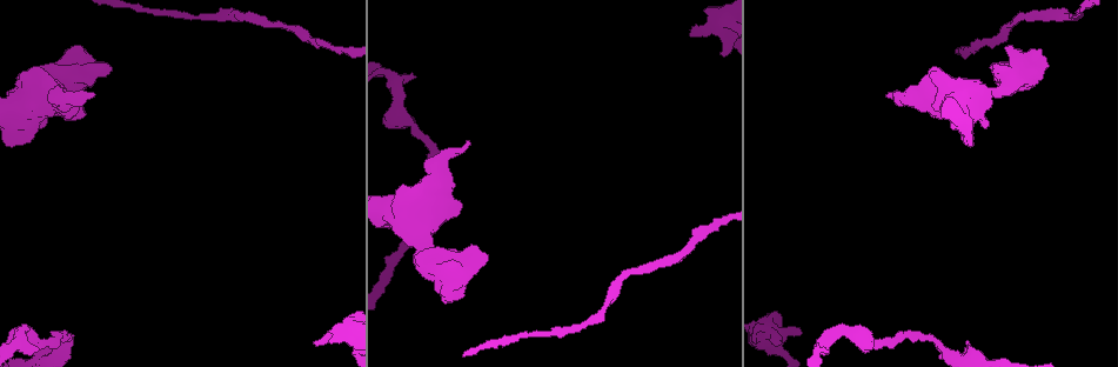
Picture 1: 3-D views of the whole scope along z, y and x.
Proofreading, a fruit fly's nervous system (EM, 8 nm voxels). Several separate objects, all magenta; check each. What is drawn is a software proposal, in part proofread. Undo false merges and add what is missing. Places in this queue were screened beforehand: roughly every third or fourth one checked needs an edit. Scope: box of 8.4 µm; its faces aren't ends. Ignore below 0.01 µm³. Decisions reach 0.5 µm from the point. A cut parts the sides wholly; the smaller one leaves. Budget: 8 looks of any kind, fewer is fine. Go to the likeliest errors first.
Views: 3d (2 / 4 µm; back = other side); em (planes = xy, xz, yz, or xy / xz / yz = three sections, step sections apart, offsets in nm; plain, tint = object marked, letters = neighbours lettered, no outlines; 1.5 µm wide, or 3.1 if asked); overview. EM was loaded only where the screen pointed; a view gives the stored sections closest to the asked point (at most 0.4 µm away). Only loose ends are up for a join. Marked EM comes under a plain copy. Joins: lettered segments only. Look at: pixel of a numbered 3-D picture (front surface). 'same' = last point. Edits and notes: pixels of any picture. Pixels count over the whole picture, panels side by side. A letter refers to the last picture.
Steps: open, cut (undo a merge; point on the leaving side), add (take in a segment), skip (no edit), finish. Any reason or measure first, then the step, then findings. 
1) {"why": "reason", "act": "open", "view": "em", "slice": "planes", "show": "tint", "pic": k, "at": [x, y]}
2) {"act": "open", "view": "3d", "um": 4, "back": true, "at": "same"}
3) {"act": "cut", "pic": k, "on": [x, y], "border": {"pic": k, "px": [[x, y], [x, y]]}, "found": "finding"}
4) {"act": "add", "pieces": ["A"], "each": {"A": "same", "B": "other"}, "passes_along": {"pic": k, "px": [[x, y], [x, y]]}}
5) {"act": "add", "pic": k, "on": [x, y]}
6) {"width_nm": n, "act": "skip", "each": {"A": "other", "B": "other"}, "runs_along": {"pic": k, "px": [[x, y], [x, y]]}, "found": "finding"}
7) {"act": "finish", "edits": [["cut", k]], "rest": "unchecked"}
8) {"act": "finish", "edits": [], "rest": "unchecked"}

{"why": "sudden change in width", "act": "open", "view": "em", "slice": "planes", "show": "letters", "pic": 1, "at": [897, 99]}

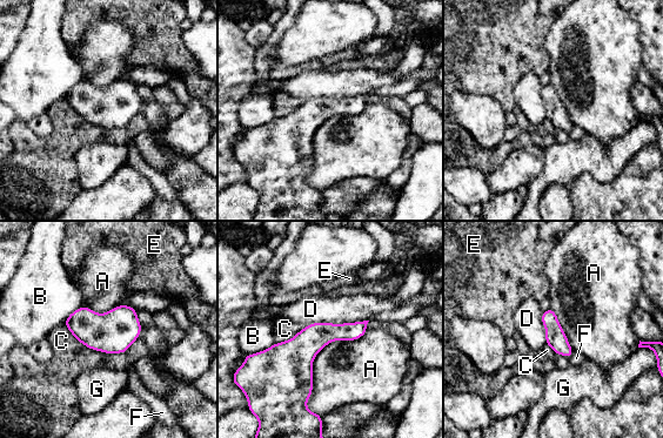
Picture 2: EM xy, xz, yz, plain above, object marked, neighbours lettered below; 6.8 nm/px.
{"act": "skip", "each": {"A": "other", "B": "other", "C": "other", "D": "other", "E": "other", "F": "other", "G": "other"}, "border": {"pic": 2, "px": [[367, 331], [314, 358], [309, 411]]}, "found": "one neuron here"}

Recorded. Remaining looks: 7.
{"why": "free end", "act": "open", "view": "em", "slice": "planes", "show": "letters", "pic": 1, "at": [692, 29]}

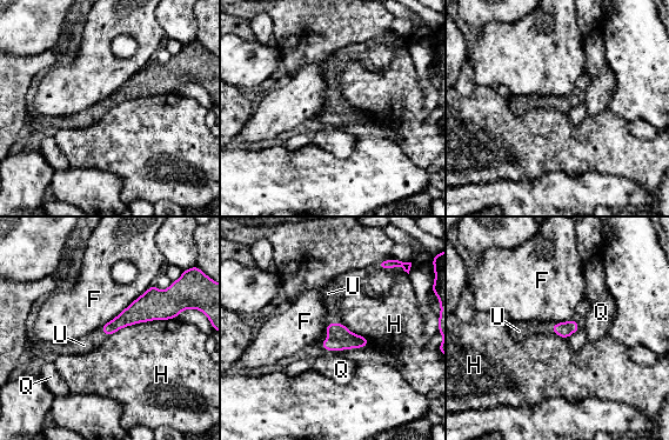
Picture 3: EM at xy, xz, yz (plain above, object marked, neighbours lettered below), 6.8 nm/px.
{"act": "add", "pieces": ["U"], "each": {"F": "other", "H": "other", "Q": "other", "U": "same"}, "found": "the neuron continues"}

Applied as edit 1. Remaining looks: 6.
{"why": "narrows sharply", "act": "open", "view": "3d", "um": 2, "pic": 1, "at": [270, 23]}

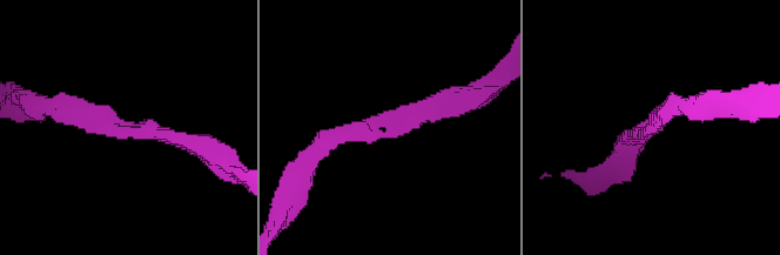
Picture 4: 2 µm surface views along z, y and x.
{"arm_widths_nm": [170, 200], "act": "open", "view": "em", "slice": "planes", "show": "tint", "pic": 4, "at": [119, 129]}

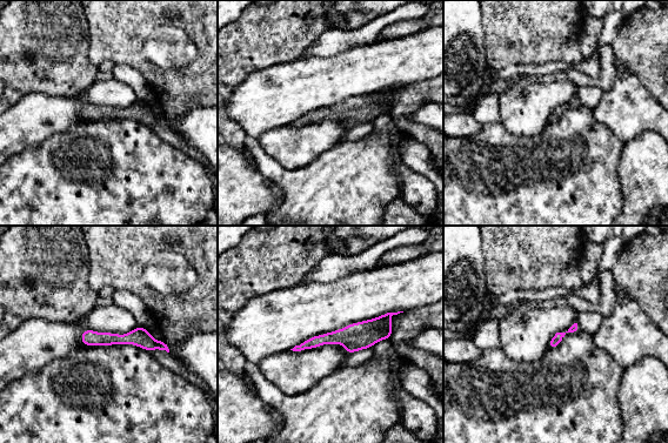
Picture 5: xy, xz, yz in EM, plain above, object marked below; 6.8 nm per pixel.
{"why": "what lies round it", "act": "open", "view": "em", "slice": "planes", "show": "letters", "at": "same"}

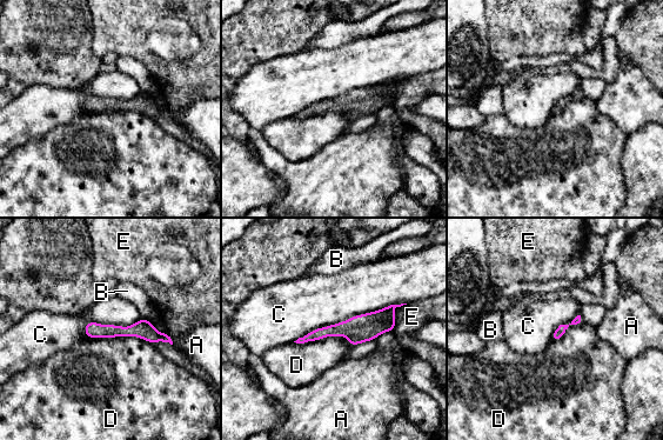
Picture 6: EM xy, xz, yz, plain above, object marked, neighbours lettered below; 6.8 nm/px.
{"width_nm": 70, "act": "skip", "each": {"A": "other", "B": "other", "C": "other", "D": "other", "E": "other"}, "border": {"pic": 6, "px": [[406, 302], [316, 327], [293, 341]]}, "found": "one neuron here"}

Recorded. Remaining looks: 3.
{"act": "finish", "edits": [["add", 3]], "rest": "unchecked"}

